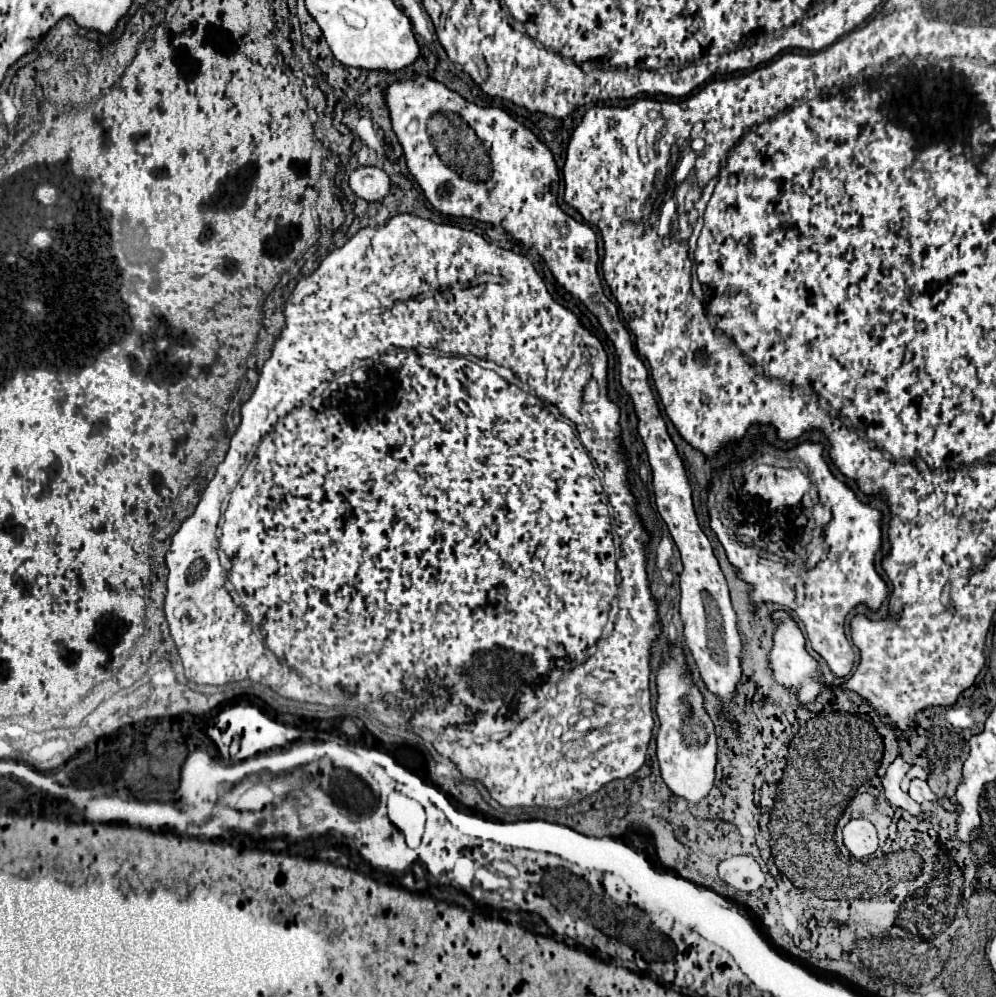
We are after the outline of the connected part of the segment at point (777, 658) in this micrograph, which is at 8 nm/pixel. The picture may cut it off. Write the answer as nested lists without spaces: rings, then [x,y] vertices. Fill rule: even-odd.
[[[776,610],[776,612],[772,612],[772,618],[778,620],[776,630],[774,630],[774,646],[772,646],[770,658],[768,658],[770,660],[770,668],[774,672],[774,680],[778,684],[782,684],[784,688],[794,690],[800,706],[808,706],[808,704],[812,704],[818,698],[818,694],[826,686],[820,680],[822,676],[818,672],[818,660],[806,650],[804,632],[800,630],[798,622],[794,620],[794,616],[788,610]]]

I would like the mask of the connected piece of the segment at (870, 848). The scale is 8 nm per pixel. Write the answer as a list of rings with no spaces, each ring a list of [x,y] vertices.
[[[854,818],[844,826],[844,846],[854,858],[864,858],[878,848],[876,828],[866,818]]]

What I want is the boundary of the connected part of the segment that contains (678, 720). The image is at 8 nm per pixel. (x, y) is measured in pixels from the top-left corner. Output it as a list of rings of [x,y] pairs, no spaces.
[[[676,646],[666,664],[658,670],[658,704],[656,714],[660,720],[658,728],[658,764],[662,778],[672,794],[686,798],[692,804],[704,800],[714,786],[716,768],[716,734],[710,716],[704,710],[704,698],[692,684],[682,650]]]

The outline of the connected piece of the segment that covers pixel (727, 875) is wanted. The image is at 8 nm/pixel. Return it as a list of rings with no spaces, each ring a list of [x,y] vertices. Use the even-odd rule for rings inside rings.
[[[732,856],[718,866],[720,878],[742,892],[754,892],[764,884],[764,872],[752,856]]]

